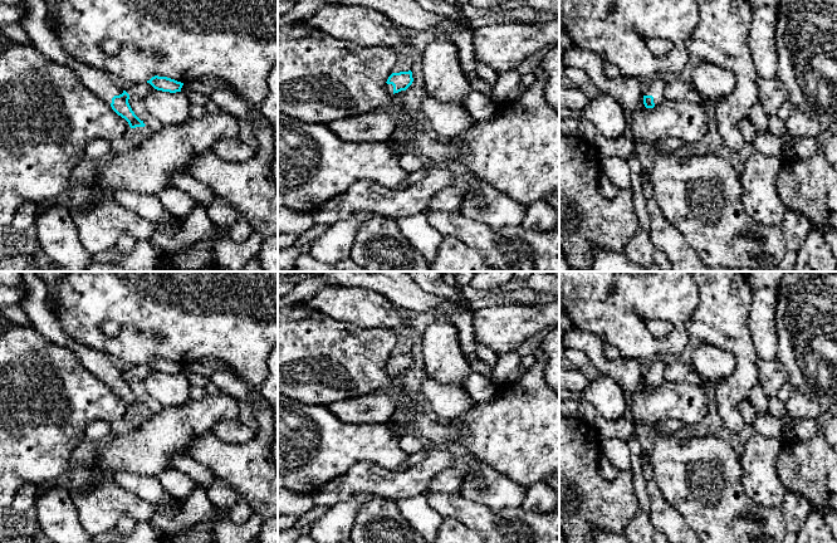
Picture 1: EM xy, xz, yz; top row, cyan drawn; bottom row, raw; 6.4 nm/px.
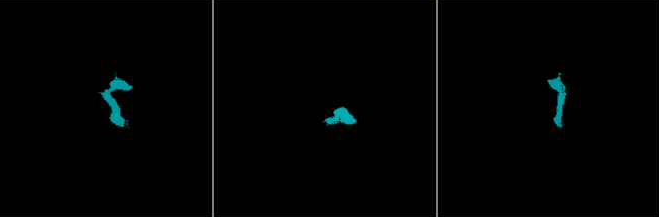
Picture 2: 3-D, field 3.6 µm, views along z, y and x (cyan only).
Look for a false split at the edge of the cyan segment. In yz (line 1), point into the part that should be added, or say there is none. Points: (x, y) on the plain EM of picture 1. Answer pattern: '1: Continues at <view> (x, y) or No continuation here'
1: Continues at yz (656, 370)

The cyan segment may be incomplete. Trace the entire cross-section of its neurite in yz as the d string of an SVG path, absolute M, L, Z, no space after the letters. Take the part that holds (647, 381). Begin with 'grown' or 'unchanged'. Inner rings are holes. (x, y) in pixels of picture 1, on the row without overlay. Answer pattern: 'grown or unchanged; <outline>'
grown; M652 358L650 368L643 373L643 386L646 390L654 390L664 382L666 366L660 358Z

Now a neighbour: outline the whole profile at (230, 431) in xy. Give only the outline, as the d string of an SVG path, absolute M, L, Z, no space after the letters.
M222 420L212 429L212 434L225 444L244 444L250 441L256 432L243 425L239 420Z

